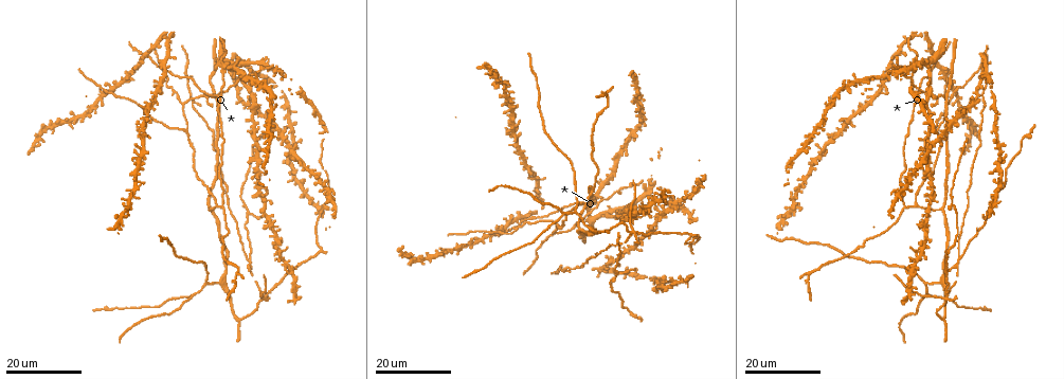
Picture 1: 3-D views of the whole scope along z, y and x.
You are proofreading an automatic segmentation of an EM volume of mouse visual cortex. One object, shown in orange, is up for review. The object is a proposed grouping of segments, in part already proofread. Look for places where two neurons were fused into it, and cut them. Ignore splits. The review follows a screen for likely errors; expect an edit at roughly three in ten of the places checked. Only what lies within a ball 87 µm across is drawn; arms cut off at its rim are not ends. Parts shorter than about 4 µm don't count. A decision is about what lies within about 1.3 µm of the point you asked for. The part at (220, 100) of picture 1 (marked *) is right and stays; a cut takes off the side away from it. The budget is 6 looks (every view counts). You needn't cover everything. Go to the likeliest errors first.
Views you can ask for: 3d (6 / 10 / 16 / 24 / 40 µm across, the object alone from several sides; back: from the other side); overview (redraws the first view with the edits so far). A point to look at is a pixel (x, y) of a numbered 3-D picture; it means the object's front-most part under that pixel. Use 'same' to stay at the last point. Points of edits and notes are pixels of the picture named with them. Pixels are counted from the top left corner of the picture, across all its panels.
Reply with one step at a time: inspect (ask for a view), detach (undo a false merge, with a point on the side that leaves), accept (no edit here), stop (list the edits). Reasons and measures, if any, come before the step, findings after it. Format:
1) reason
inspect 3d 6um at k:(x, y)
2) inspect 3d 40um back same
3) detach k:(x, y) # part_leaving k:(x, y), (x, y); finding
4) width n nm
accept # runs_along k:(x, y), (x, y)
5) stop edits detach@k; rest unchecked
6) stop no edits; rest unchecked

inspect 3d 24um at 1:(633, 233)

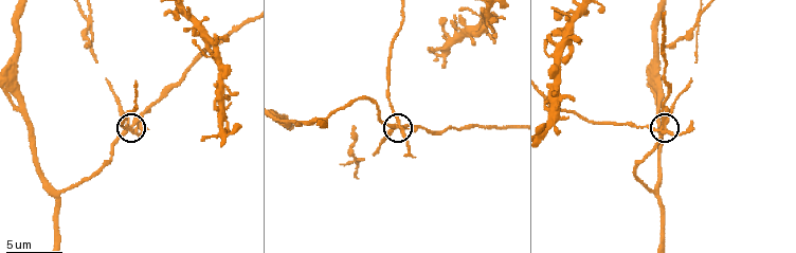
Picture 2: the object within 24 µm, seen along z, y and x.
inspect 3d 6um at 2:(129, 125)

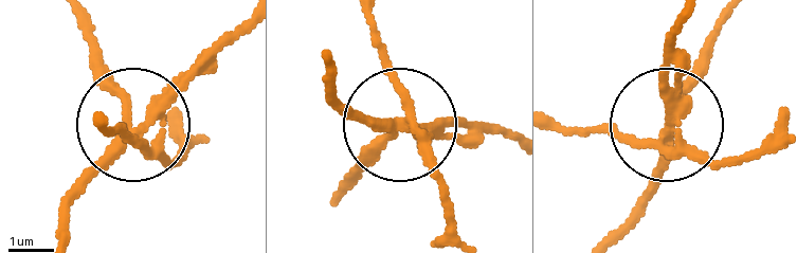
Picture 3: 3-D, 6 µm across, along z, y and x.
side_arm 57 um
detach 3:(129, 134) # part_leaving 3:(161, 113), (149, 144), (104, 132); a second neuron is stuck on

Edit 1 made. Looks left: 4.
inspect overview

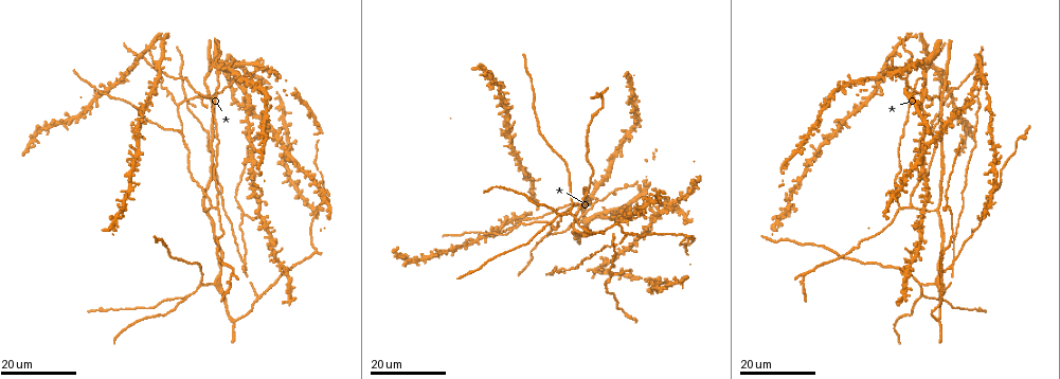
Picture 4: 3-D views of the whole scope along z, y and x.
three-way junction
inspect 3d 24um at 4:(586, 191)

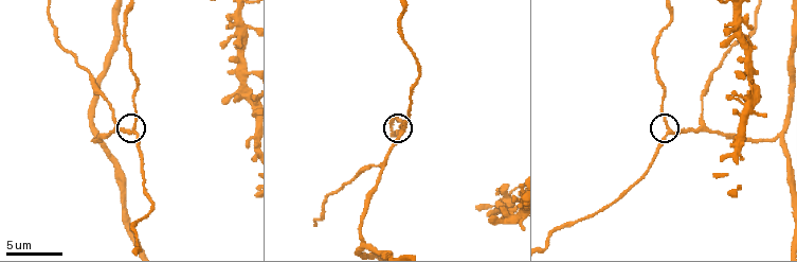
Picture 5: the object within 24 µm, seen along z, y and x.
inspect 3d 10um at 5:(667, 134)

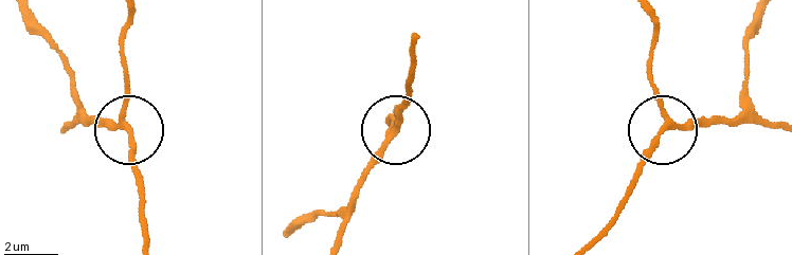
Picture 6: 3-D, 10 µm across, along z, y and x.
accept # runs_along 6:(130, 15), (124, 35), (124, 117), (138, 204); one neuron here

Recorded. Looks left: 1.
inspect 3d 16um at 2:(646, 85)

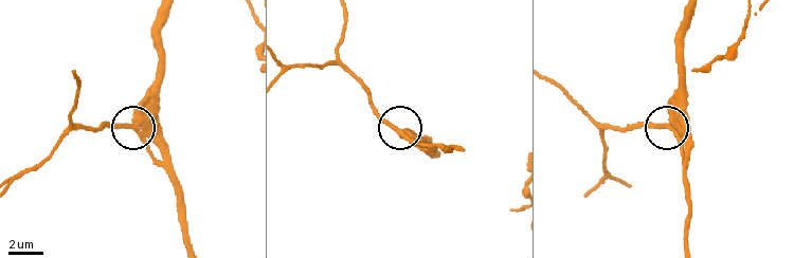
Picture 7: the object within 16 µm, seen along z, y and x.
accept # runs_along 7:(692, 12), (684, 37), (682, 110), (667, 127), (643, 127); one neuron here

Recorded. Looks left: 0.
stop edits detach@3; rest unchecked

